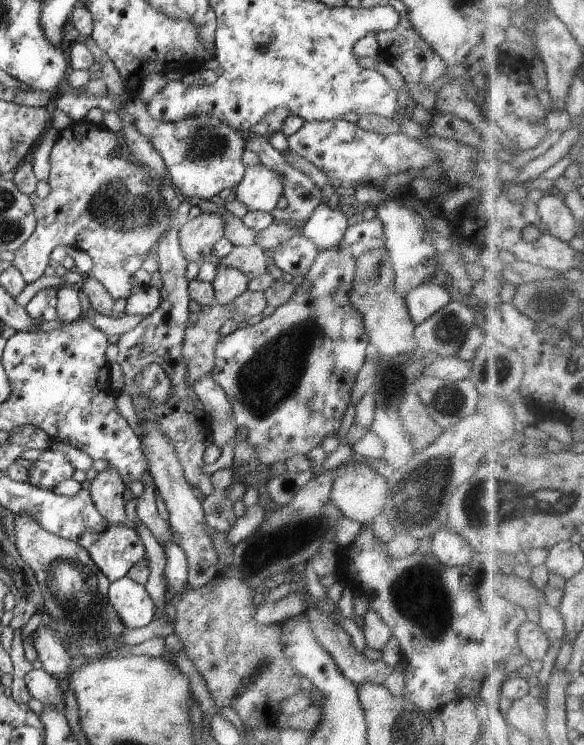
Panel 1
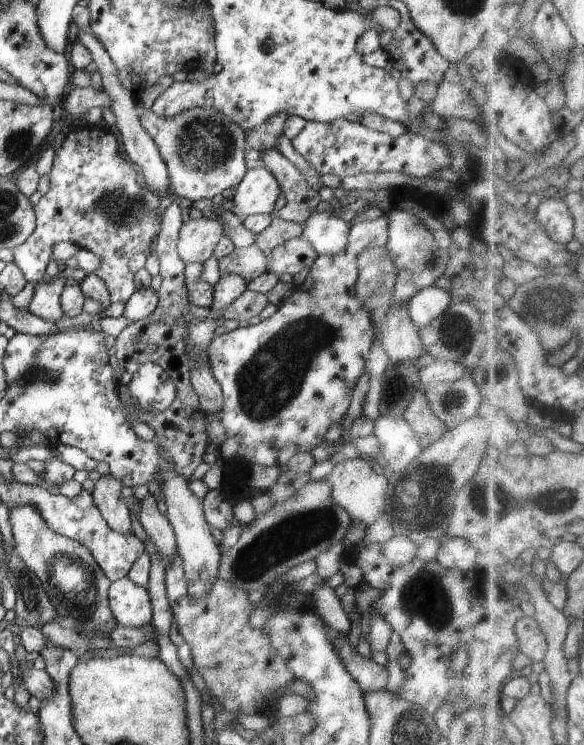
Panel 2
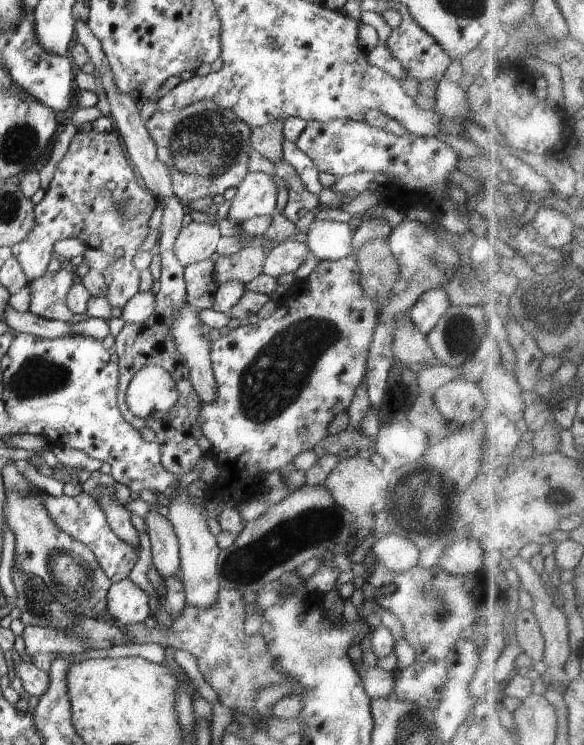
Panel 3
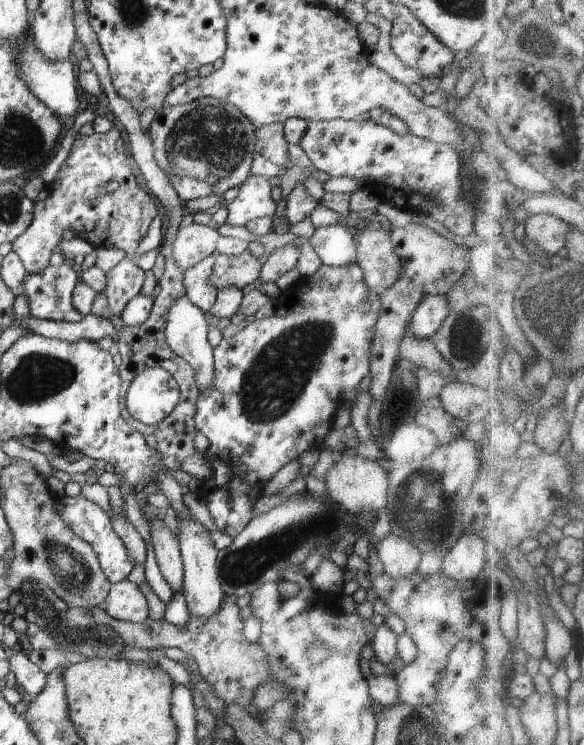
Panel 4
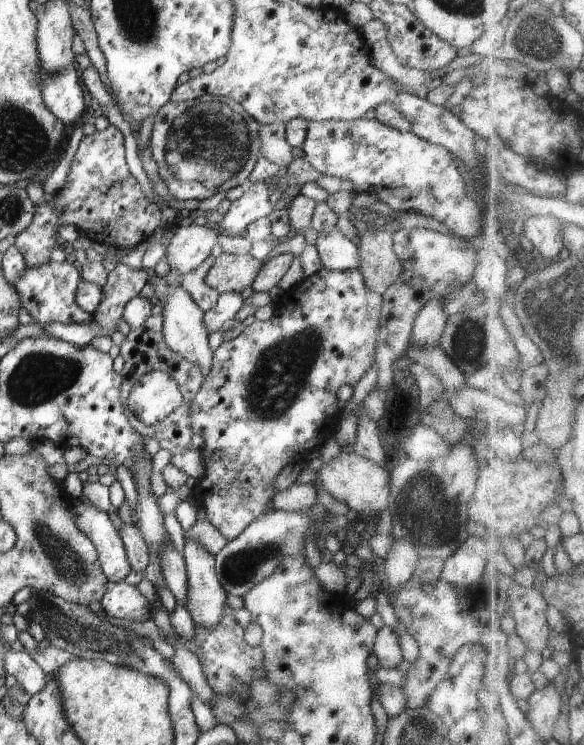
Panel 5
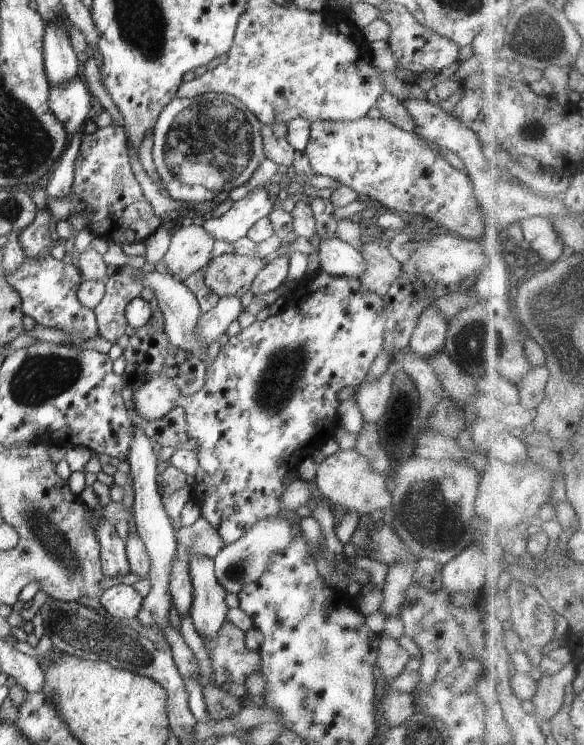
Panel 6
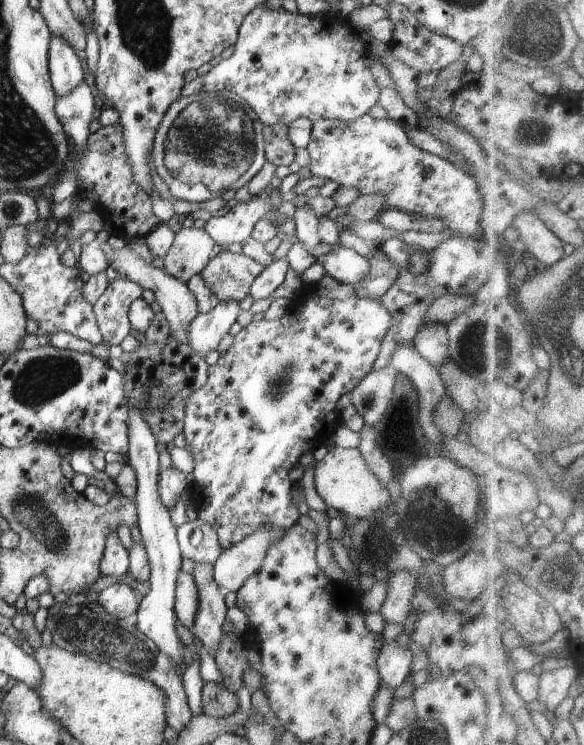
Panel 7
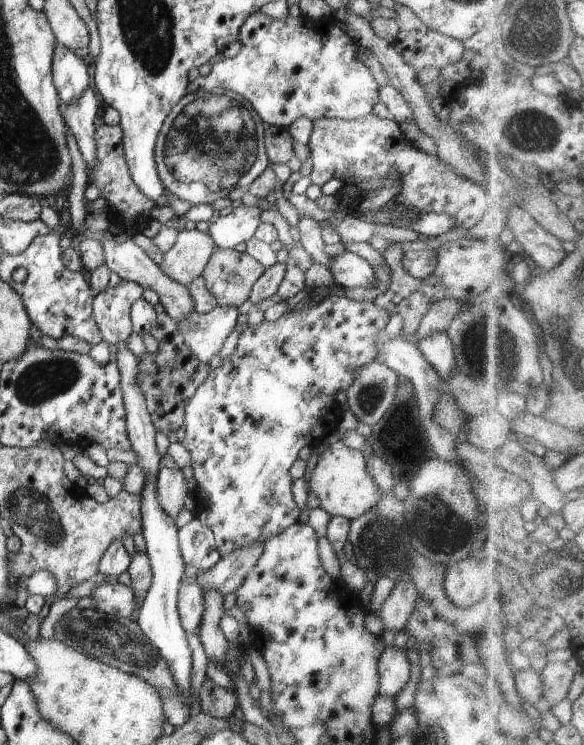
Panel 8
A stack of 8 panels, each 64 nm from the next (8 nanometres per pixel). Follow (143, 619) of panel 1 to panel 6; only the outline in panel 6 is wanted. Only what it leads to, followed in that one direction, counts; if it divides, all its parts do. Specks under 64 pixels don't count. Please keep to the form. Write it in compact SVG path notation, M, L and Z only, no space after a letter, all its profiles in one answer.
M118 584L100 594L100 604L110 616L119 618L135 618L141 608L143 598L133 588L133 585Z

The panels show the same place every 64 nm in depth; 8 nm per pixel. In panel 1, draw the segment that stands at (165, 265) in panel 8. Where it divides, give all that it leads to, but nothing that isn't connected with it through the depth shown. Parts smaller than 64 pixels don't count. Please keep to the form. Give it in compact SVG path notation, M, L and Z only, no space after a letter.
M202 212L179 228L180 248L190 263L201 264L212 254L214 244L224 237L226 218L216 213Z

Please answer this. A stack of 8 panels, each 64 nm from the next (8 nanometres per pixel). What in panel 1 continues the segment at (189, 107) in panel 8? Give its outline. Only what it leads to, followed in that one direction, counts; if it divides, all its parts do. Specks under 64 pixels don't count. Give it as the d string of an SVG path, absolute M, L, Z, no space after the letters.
M69 88L66 92L52 97L51 106L57 107L73 122L85 120L87 112L126 112L126 122L132 122L140 134L144 134L154 150L164 159L167 168L168 184L178 188L187 200L199 198L203 200L215 200L224 188L234 189L240 184L244 173L245 164L242 156L245 151L243 132L232 130L220 120L200 114L200 116L188 116L180 122L162 122L148 114L146 104L139 97L128 98L126 104L122 104L120 96L88 96L86 92L78 92Z

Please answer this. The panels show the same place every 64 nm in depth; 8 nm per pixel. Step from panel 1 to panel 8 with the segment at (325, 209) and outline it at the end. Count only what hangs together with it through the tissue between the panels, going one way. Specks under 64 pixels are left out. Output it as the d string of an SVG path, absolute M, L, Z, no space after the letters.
M347 252L333 258L330 272L336 284L344 289L369 288L378 285L375 268L364 258Z

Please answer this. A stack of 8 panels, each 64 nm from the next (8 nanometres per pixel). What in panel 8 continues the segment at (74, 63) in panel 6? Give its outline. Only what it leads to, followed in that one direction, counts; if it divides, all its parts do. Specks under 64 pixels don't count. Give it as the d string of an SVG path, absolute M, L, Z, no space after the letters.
M57 44L52 71L61 103L73 104L84 95L90 87L90 68L90 64L74 54L74 51Z

